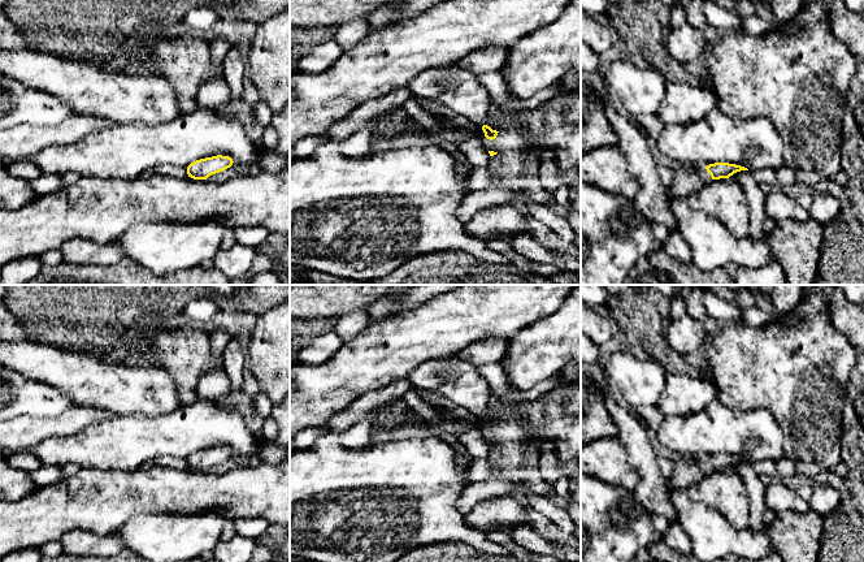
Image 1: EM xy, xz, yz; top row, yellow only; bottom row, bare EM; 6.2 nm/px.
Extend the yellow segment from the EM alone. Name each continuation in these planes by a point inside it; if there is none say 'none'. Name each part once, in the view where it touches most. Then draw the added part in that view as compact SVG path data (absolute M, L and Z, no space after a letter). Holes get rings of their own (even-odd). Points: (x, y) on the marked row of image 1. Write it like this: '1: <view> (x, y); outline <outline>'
1: yz (686, 181); outline M677 164L674 168L674 178L672 185L667 189L668 199L685 198L698 191L708 181L712 180L711 174L704 167L686 169L683 165Z

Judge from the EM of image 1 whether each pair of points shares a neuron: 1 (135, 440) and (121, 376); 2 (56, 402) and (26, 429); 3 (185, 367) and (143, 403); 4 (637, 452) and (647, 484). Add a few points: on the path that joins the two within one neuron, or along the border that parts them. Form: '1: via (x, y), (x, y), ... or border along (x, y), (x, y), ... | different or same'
1: border along (113, 414), (161, 415) | different
2: border along (69, 406), (52, 416), (18, 415), (13, 419) | different
3: border along (146, 363), (163, 367), (170, 375), (181, 405) | different
4: via (643, 459), (647, 476) | same

